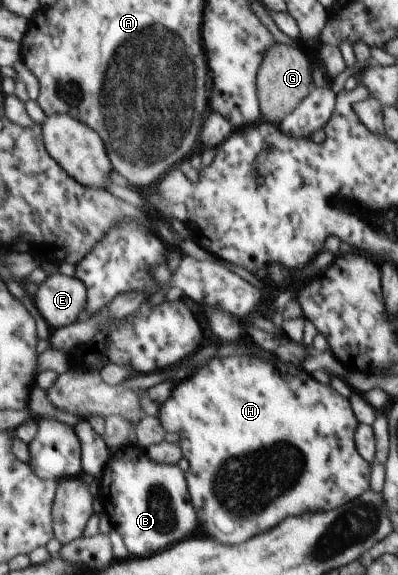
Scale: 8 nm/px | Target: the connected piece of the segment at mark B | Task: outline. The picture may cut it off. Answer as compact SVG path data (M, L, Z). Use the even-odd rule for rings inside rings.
M138 443L112 451L110 462L100 481L100 488L104 510L110 514L111 523L121 534L129 552L136 557L145 558L168 550L173 544L180 544L191 538L199 528L200 513L192 498L187 472L181 466L160 463L151 456L151 450Z

